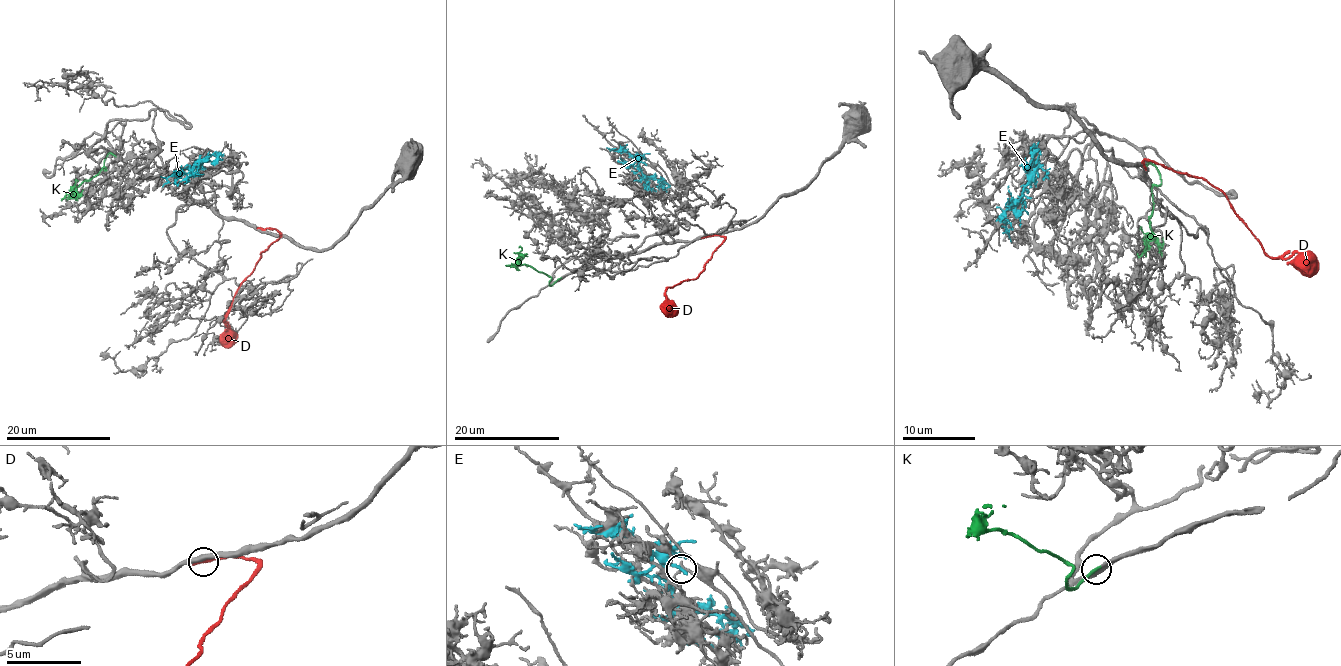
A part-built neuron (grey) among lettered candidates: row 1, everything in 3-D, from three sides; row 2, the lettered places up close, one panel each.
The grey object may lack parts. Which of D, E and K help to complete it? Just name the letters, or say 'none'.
K

